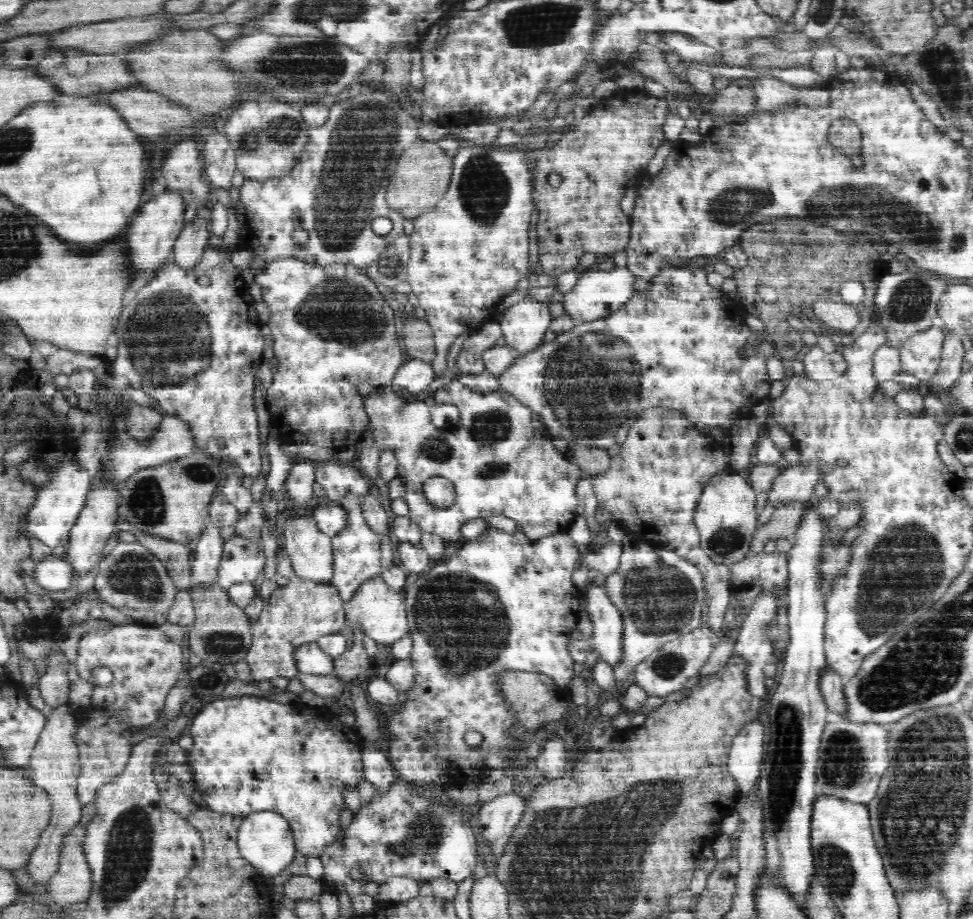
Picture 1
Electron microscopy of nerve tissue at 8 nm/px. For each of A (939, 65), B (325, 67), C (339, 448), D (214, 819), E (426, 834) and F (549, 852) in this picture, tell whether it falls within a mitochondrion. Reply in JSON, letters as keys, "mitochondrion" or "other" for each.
{"A":"mitochondrion","B":"mitochondrion","C":"other","D":"other","E":"mitochondrion","F":"mitochondrion"}

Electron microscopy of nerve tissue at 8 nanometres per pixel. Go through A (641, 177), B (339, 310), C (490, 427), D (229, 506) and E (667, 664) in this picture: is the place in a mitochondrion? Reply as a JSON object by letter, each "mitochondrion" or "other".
{"A":"other","B":"mitochondrion","C":"mitochondrion","D":"other","E":"mitochondrion"}

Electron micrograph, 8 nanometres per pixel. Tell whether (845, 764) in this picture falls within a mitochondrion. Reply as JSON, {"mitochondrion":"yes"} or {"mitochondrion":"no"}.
{"mitochondrion":"yes"}

